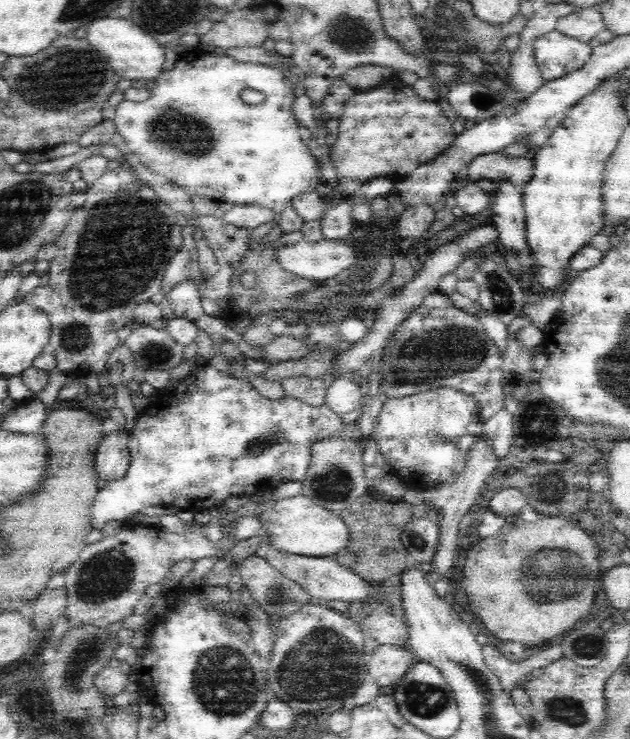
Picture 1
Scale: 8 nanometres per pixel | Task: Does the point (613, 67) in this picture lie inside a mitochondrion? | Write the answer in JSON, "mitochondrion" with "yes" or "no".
{"mitochondrion":"no"}

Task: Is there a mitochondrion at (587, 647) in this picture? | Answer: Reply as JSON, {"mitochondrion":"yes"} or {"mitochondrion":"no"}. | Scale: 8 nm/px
{"mitochondrion":"yes"}

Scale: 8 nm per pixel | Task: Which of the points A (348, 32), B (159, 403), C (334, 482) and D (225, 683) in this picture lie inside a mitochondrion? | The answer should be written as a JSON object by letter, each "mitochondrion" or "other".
{"A":"mitochondrion","B":"other","C":"mitochondrion","D":"mitochondrion"}

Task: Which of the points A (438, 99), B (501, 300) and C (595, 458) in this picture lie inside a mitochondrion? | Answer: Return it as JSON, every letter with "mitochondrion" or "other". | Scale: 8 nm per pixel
{"A":"other","B":"mitochondrion","C":"other"}

